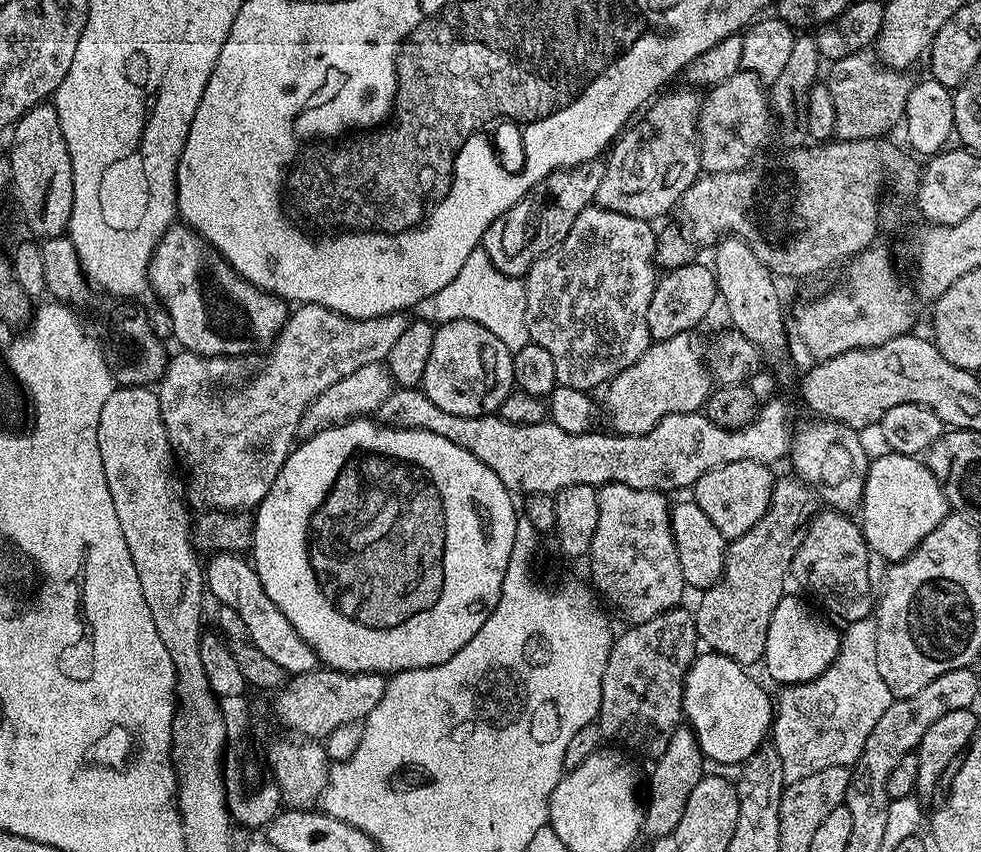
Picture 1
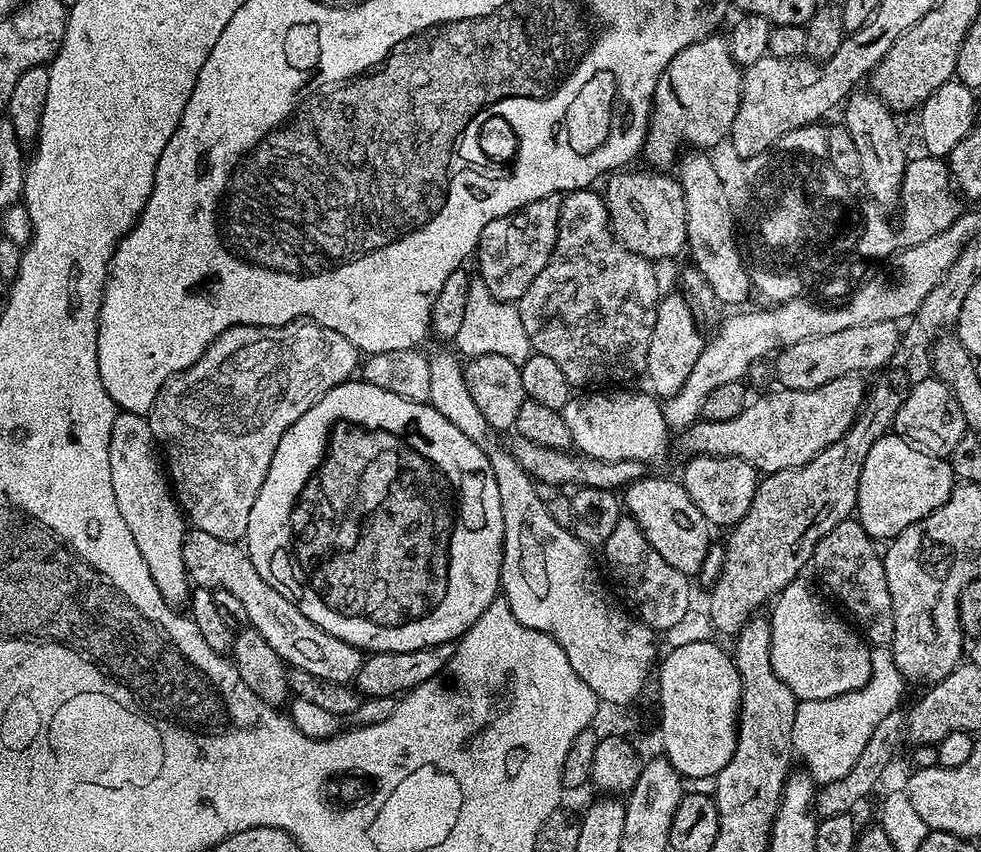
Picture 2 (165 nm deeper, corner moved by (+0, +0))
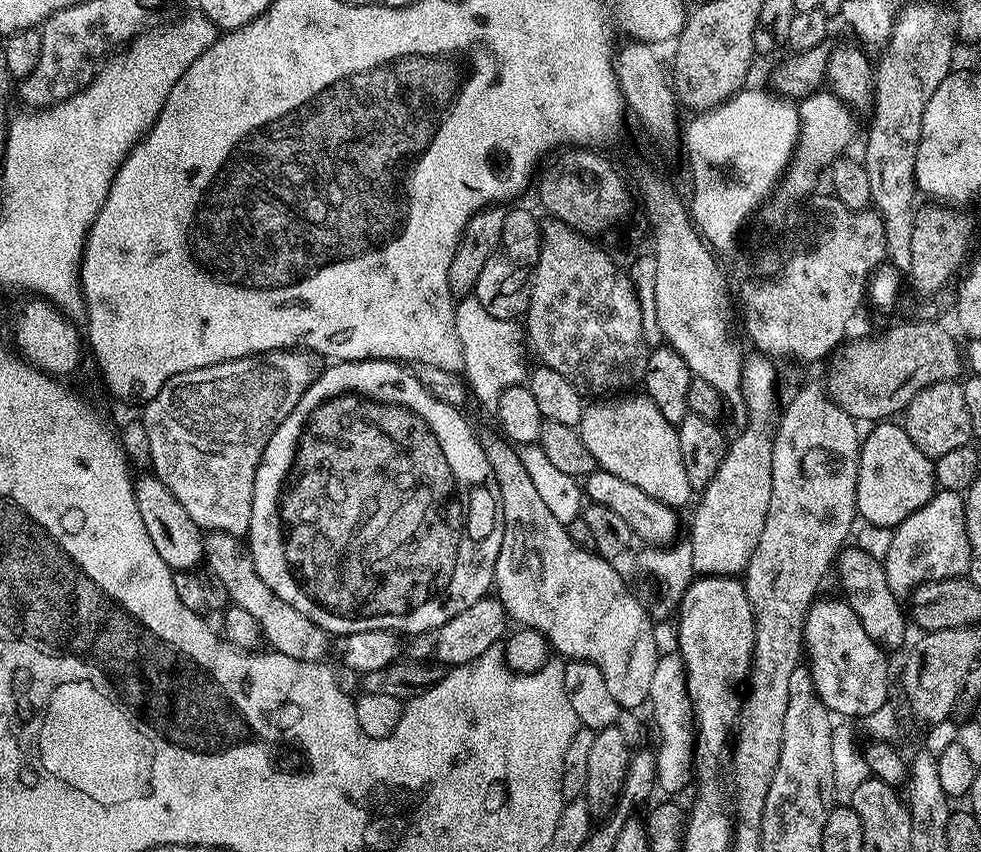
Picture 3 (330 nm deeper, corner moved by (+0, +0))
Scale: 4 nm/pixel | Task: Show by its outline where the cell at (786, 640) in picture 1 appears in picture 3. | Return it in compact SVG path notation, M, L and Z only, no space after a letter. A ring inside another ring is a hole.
M813 600L804 619L804 650L818 698L822 698L829 713L863 718L889 703L885 649L862 630L862 622L858 622L858 614L854 614L847 600Z

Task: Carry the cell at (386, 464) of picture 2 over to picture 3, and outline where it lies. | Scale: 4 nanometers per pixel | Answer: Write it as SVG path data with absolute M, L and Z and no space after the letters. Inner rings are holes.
M346 360L332 362L327 366L329 368L325 372L323 369L317 375L314 383L306 390L306 394L302 394L298 406L294 406L294 410L286 418L286 422L282 422L282 426L278 426L278 430L274 430L274 434L260 459L258 474L254 478L254 502L252 503L250 526L246 537L248 550L254 558L254 566L258 570L258 574L262 574L262 582L266 582L266 586L270 586L270 590L274 590L274 594L278 594L278 598L282 598L282 602L290 602L290 606L294 606L294 610L302 610L302 614L306 614L306 618L310 618L310 622L314 622L329 634L347 634L362 630L390 630L401 634L432 632L438 626L442 626L442 622L450 622L450 618L462 614L462 610L470 610L470 606L474 606L474 602L485 599L494 588L496 559L498 558L498 550L502 546L502 534L504 533L504 516L500 513L498 482L494 478L494 470L484 453L484 444L472 433L467 418L463 416L465 413L436 398L416 376L415 371L403 363L395 360Z

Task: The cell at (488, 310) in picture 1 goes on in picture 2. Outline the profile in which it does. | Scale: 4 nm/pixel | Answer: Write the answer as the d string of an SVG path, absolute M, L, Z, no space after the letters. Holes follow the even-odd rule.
M479 278L468 281L466 315L462 318L454 344L460 347L459 355L464 358L498 354L498 358L510 358L510 362L521 365L528 356L533 355L532 343L530 338L526 338L526 330L522 326L519 307L515 303L507 304L494 298L494 294L486 290L486 282Z

